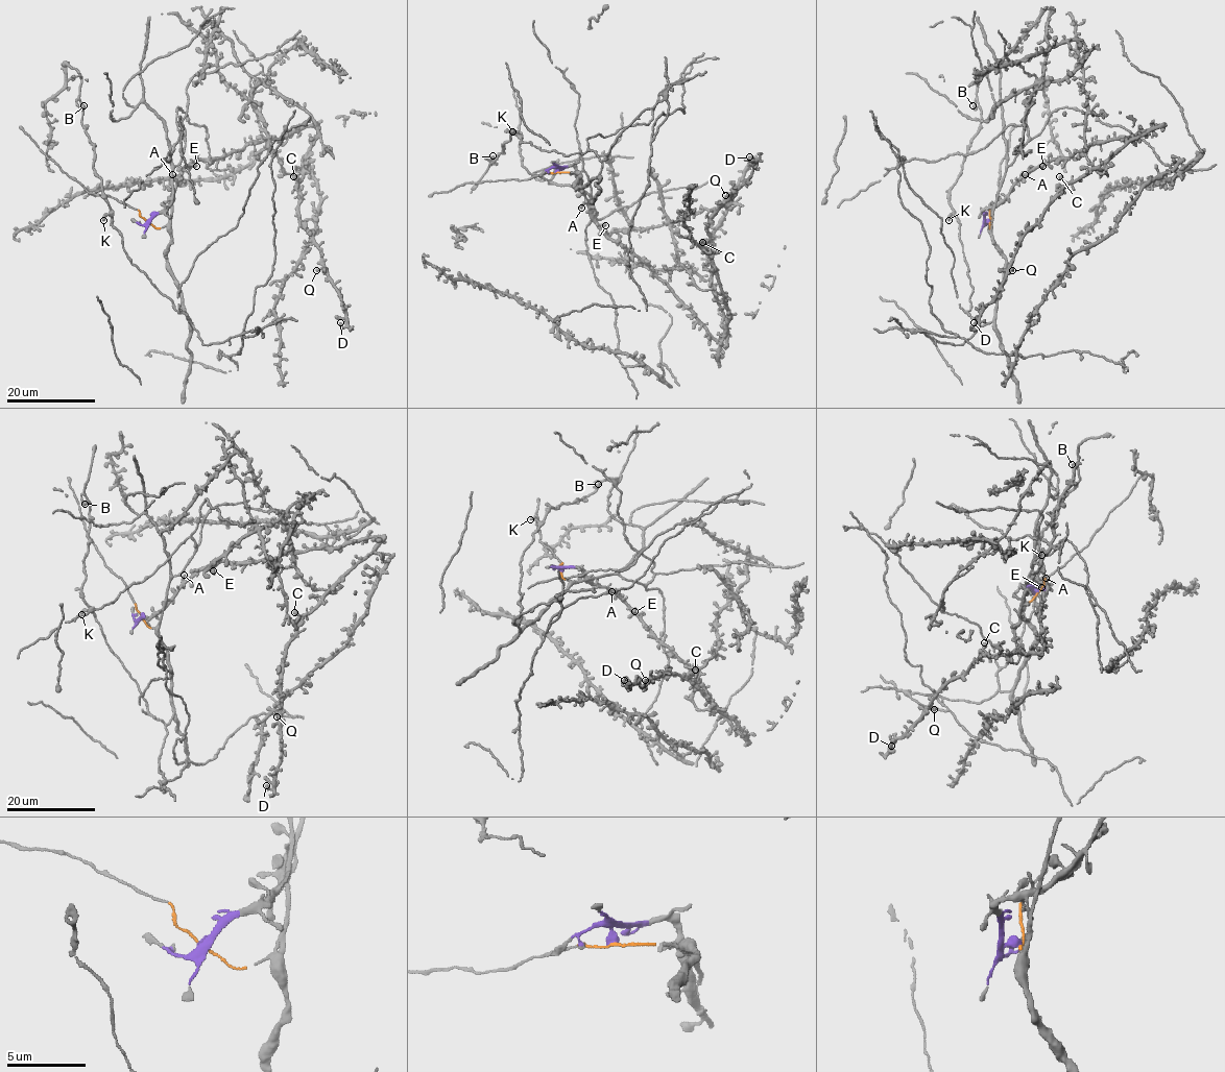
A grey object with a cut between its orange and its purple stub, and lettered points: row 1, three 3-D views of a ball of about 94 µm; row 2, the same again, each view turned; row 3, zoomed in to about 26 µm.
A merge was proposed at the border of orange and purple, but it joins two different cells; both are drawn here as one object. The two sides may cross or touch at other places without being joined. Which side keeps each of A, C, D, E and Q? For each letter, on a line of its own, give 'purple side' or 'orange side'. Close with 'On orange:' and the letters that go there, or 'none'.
A: purple side
C: purple side
D: purple side
E: purple side
Q: purple side
On orange: none

